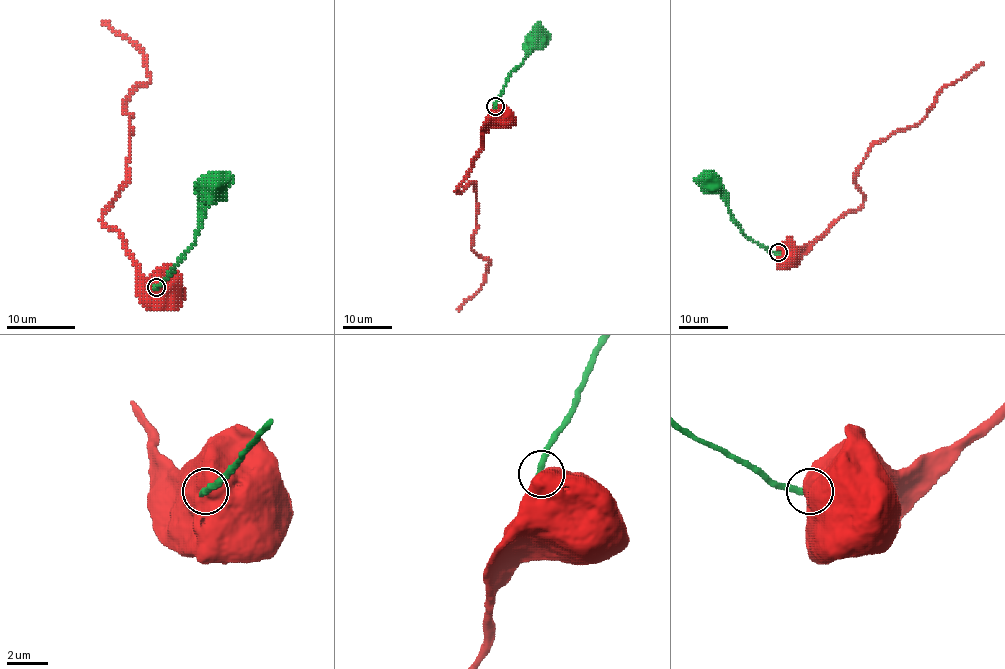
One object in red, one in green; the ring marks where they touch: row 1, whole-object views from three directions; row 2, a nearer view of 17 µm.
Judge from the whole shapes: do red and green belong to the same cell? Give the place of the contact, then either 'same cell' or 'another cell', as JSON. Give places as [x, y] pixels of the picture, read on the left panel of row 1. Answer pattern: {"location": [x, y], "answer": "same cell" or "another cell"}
{"location": [156, 287], "answer": "another cell"}

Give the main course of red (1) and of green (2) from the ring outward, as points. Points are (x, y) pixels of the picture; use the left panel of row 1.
1: (156, 286), (168, 283), (167, 288)
2: (156, 286), (194, 243), (201, 219), (201, 197), (213, 187)

